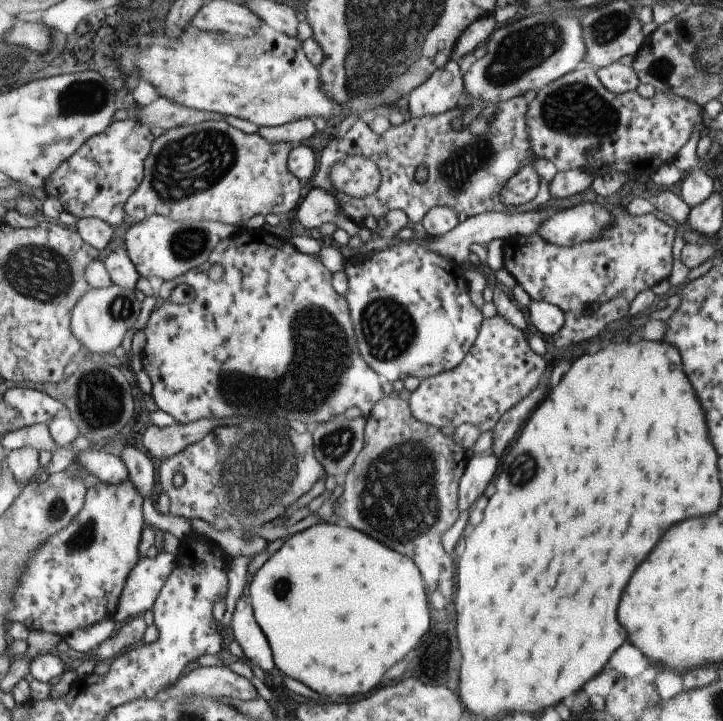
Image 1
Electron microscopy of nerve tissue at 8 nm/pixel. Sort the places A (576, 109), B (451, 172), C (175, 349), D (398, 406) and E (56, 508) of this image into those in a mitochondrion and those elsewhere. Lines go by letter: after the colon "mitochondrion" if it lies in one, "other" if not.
A: mitochondrion
B: mitochondrion
C: other
D: other
E: mitochondrion

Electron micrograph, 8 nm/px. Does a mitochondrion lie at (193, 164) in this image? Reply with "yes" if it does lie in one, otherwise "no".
yes

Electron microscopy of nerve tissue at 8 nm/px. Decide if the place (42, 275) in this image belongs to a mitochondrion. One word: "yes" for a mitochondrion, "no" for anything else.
yes

